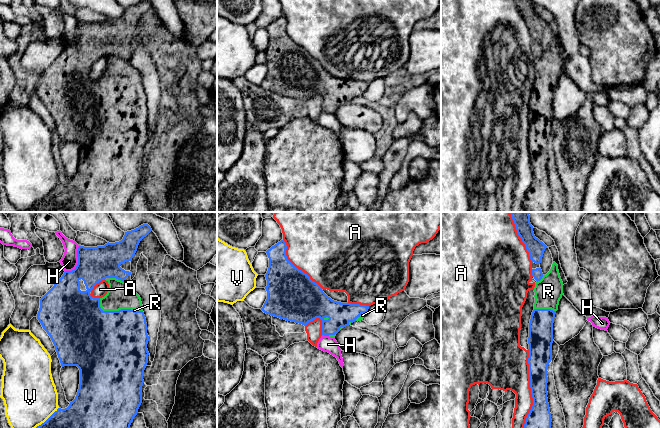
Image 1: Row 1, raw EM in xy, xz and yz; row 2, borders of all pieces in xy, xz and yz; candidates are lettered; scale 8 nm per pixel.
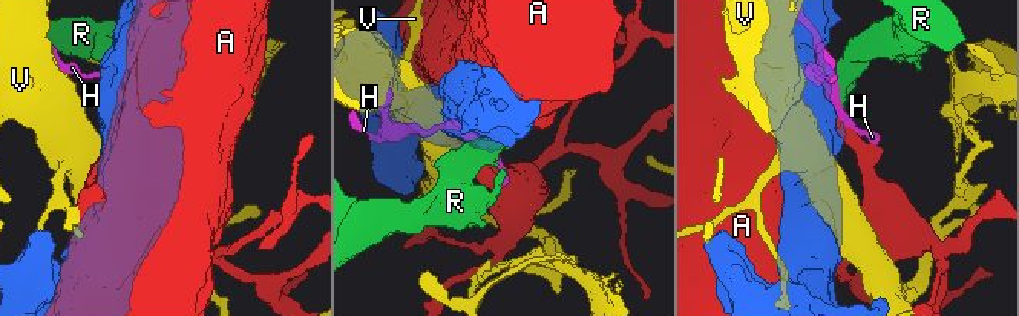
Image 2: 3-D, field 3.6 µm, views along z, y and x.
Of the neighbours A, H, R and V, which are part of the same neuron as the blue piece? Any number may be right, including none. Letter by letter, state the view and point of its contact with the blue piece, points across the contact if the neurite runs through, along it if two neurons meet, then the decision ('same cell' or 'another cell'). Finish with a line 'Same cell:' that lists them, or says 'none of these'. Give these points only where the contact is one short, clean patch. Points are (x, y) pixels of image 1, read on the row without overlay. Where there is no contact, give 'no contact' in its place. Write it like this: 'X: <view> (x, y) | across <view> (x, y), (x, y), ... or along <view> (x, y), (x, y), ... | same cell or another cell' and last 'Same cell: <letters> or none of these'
A: yz (531, 166) | another cell
H: xy (78, 38) | another cell
R: xy (117, 87) | same cell
V: xy (39, 201) | another cell
Same cell: R

